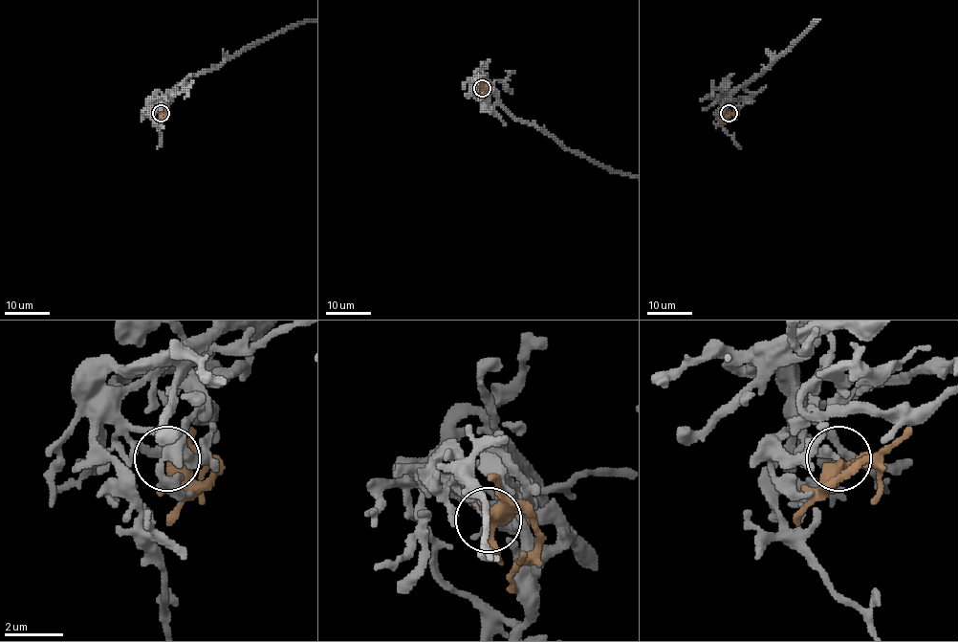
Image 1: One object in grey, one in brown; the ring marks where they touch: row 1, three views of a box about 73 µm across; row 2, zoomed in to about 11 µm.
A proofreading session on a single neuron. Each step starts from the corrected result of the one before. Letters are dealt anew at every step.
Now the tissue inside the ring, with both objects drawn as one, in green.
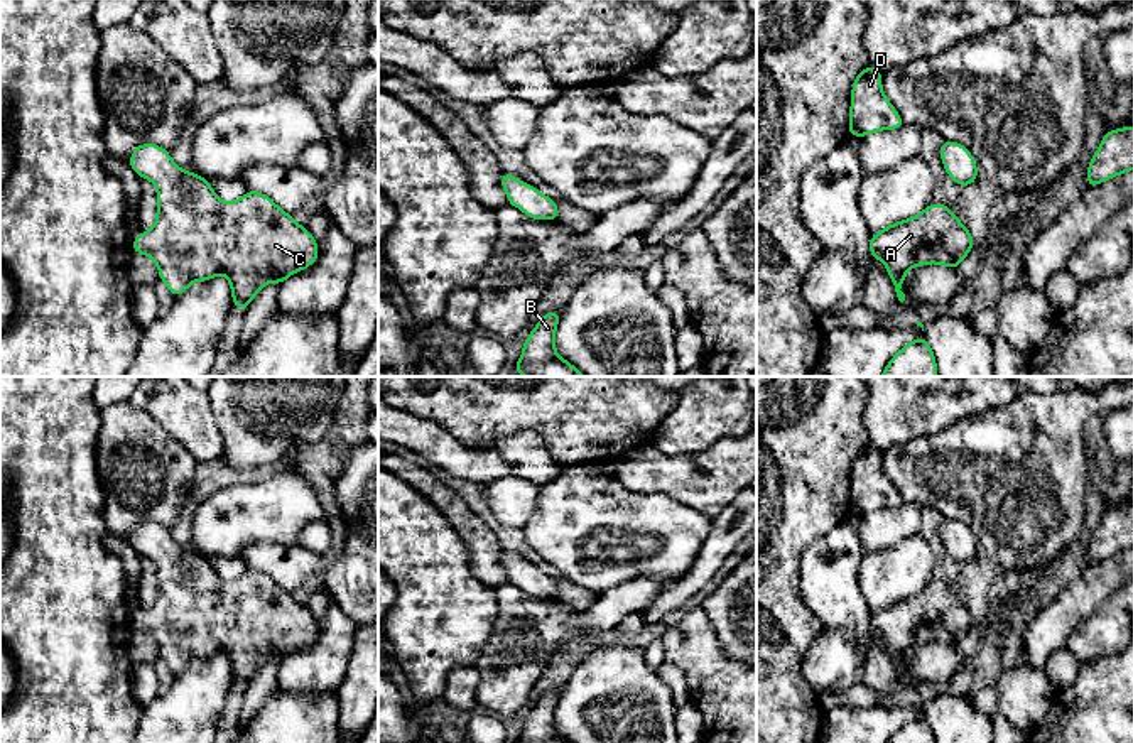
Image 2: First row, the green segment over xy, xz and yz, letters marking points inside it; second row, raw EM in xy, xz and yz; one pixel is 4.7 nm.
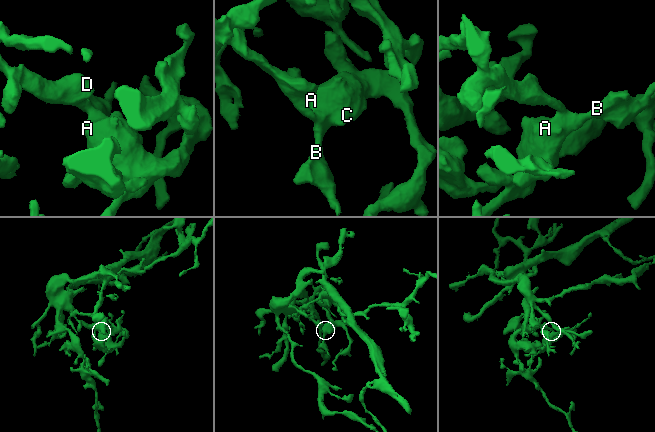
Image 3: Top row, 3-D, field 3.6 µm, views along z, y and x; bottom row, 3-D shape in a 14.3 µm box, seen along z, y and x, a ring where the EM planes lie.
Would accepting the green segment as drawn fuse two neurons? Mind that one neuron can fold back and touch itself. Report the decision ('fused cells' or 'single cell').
single cell

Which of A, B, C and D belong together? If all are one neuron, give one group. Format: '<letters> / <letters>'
A B C D

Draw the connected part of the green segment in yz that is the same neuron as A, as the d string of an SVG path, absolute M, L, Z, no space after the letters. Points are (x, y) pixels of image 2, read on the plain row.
M929 583L917 594L893 601L870 616L871 637L885 642L900 681L905 679L900 665L912 645L941 642L957 648L973 625L969 608L946 583Z

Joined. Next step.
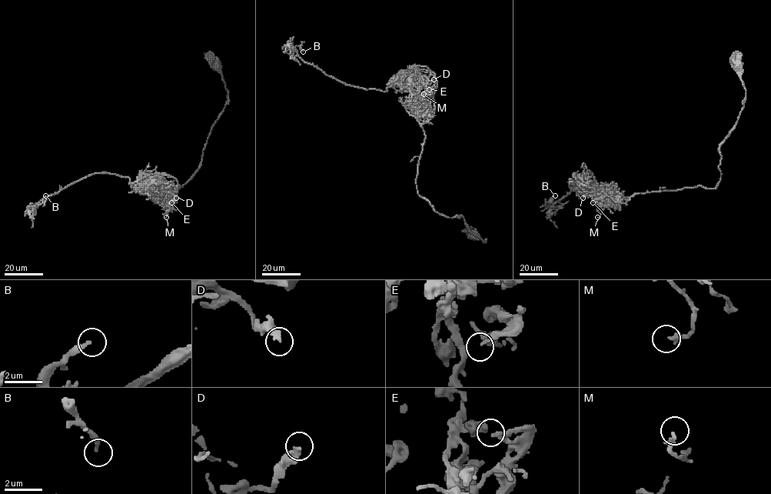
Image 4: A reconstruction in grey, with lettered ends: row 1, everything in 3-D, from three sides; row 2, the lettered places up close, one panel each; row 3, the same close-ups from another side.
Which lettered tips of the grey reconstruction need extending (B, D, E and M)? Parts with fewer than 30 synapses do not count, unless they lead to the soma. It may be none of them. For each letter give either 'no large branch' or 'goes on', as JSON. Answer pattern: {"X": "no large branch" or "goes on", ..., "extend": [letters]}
{"B": "no large branch", "D": "no large branch", "E": "no large branch", "M": "no large branch", "extend": []}

